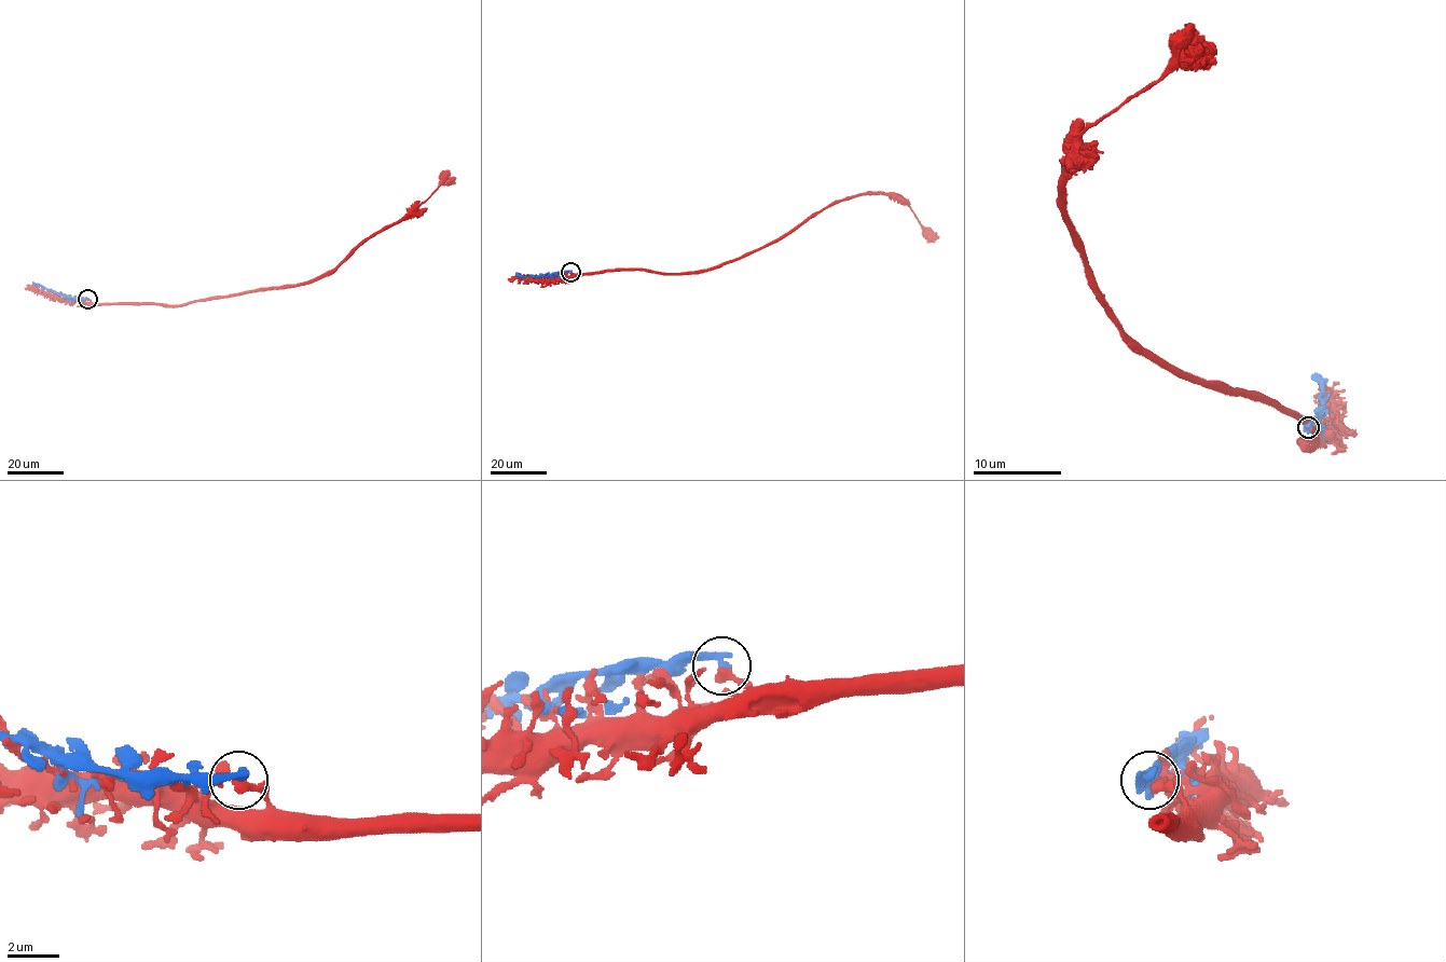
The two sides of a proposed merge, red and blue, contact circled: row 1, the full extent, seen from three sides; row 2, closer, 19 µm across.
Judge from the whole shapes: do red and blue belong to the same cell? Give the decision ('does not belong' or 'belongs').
does not belong

